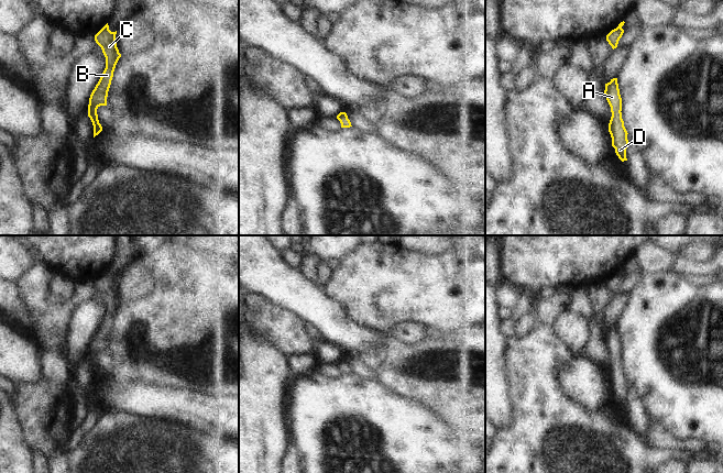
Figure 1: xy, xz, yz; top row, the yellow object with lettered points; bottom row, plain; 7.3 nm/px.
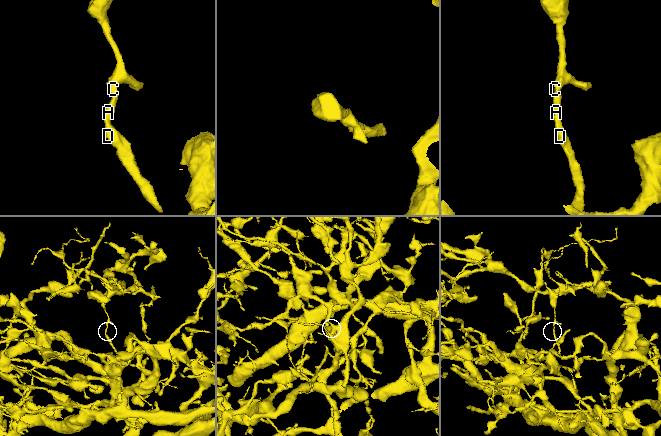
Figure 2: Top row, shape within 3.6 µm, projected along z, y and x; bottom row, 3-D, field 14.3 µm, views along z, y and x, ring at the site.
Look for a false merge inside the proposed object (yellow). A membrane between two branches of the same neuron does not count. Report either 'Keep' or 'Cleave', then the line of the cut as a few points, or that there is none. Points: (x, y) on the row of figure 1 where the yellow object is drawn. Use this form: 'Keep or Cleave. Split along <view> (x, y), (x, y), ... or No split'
Keep. No split

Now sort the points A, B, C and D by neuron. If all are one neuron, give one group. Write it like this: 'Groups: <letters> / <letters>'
Groups: A B C D

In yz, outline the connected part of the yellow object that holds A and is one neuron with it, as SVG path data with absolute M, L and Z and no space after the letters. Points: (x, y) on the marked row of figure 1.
M617 78L611 79L605 84L604 95L611 107L612 117L609 123L609 132L612 138L612 146L618 158L624 162L626 158L626 148L628 145L627 131L622 119L622 98L620 95Z

